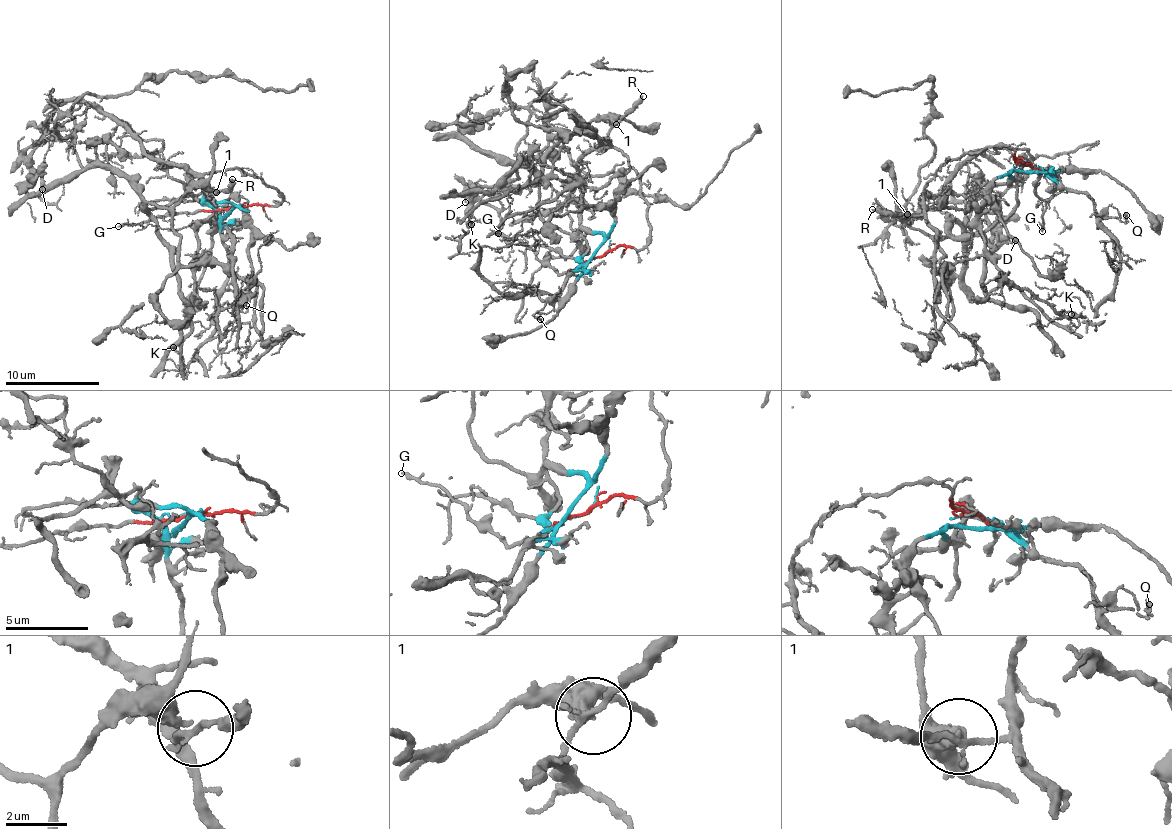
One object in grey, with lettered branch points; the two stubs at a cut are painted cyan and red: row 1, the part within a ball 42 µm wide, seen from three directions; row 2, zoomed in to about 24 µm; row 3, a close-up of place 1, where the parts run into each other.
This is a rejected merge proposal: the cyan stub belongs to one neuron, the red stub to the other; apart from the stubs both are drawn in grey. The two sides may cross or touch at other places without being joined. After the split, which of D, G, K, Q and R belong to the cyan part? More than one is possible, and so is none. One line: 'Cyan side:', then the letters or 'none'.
Cyan side: D, K, Q

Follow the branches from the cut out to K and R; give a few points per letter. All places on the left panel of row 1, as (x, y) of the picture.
K: (235, 205), (246, 211), (243, 219), (231, 226), (208, 218), (198, 228), (183, 366), (172, 347)
R: (235, 205), (276, 205), (282, 199), (258, 177), (238, 167), (203, 175), (208, 196), (228, 190), (232, 178)

